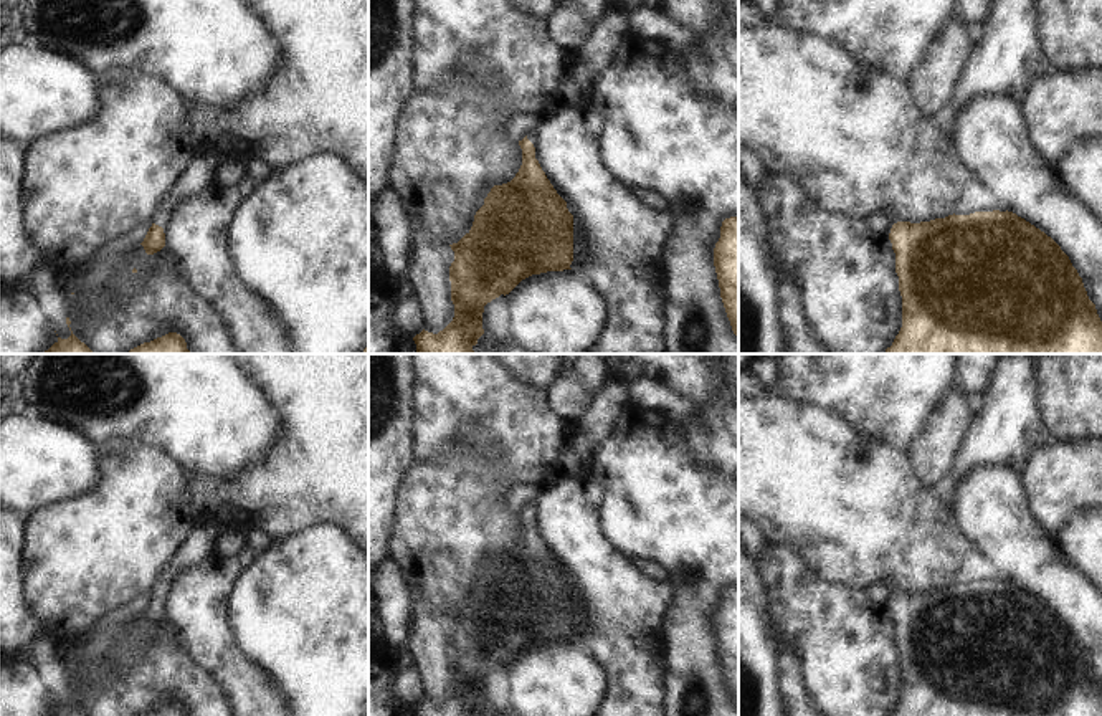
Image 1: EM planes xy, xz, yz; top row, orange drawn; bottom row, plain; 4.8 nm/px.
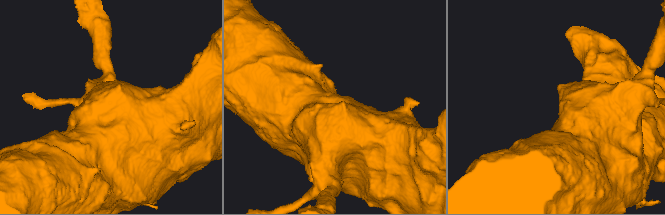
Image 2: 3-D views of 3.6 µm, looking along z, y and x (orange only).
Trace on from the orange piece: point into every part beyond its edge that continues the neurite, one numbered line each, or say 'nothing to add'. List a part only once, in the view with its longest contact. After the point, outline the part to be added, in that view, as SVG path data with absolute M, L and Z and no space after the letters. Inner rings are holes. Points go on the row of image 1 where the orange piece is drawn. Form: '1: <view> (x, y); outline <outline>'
1: xy (199, 174); outline M197 152L183 169L182 177L170 185L170 190L160 200L154 212L152 223L164 228L178 202L195 197L211 185L215 172L223 160L225 159L218 154Z

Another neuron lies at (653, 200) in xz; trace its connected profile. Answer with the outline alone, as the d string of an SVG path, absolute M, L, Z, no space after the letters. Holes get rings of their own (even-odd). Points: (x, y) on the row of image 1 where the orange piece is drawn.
M626 187L639 202L646 203L653 210L666 210L666 200L649 190L639 190L636 187Z

